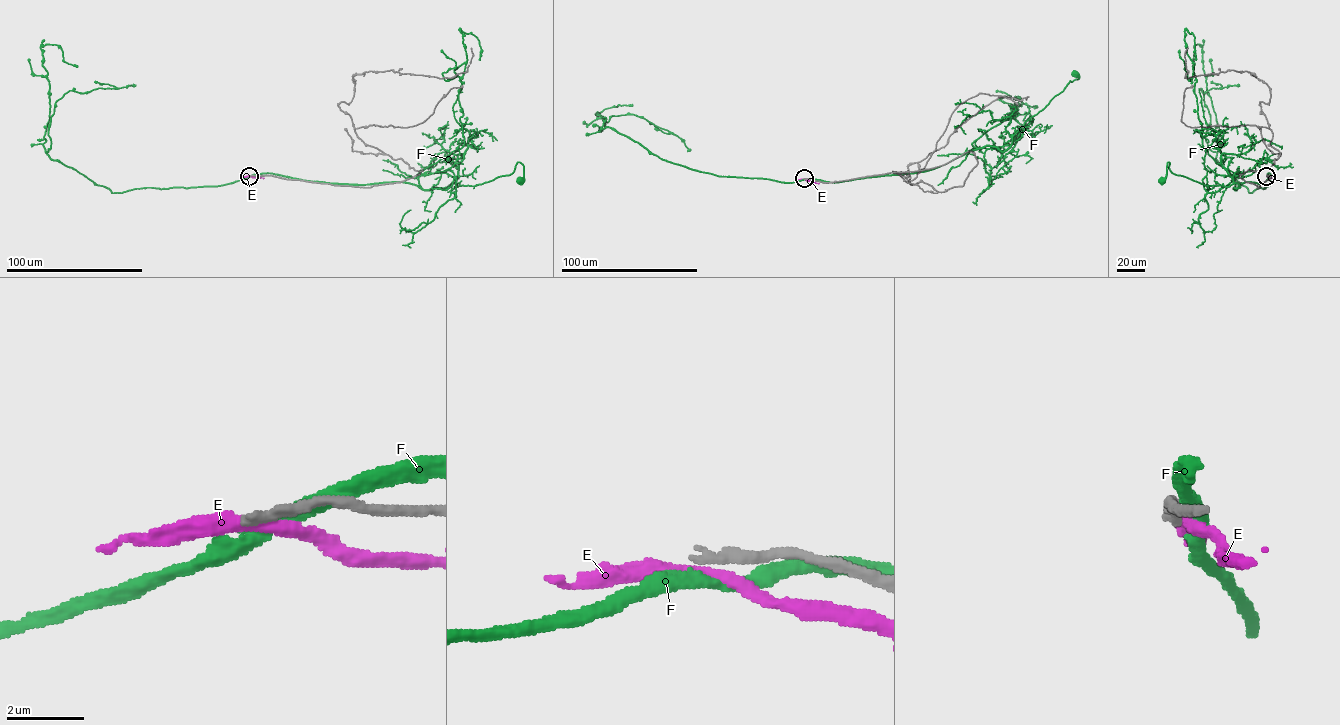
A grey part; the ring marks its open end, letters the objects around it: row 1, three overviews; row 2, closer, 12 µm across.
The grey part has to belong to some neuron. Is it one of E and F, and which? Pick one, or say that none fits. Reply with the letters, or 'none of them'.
none of them

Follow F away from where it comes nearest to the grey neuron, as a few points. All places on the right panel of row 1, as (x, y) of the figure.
F: (1267, 175), (1261, 184), (1245, 182), (1235, 190), (1237, 183), (1206, 186), (1173, 174), (1169, 162), (1162, 179)

